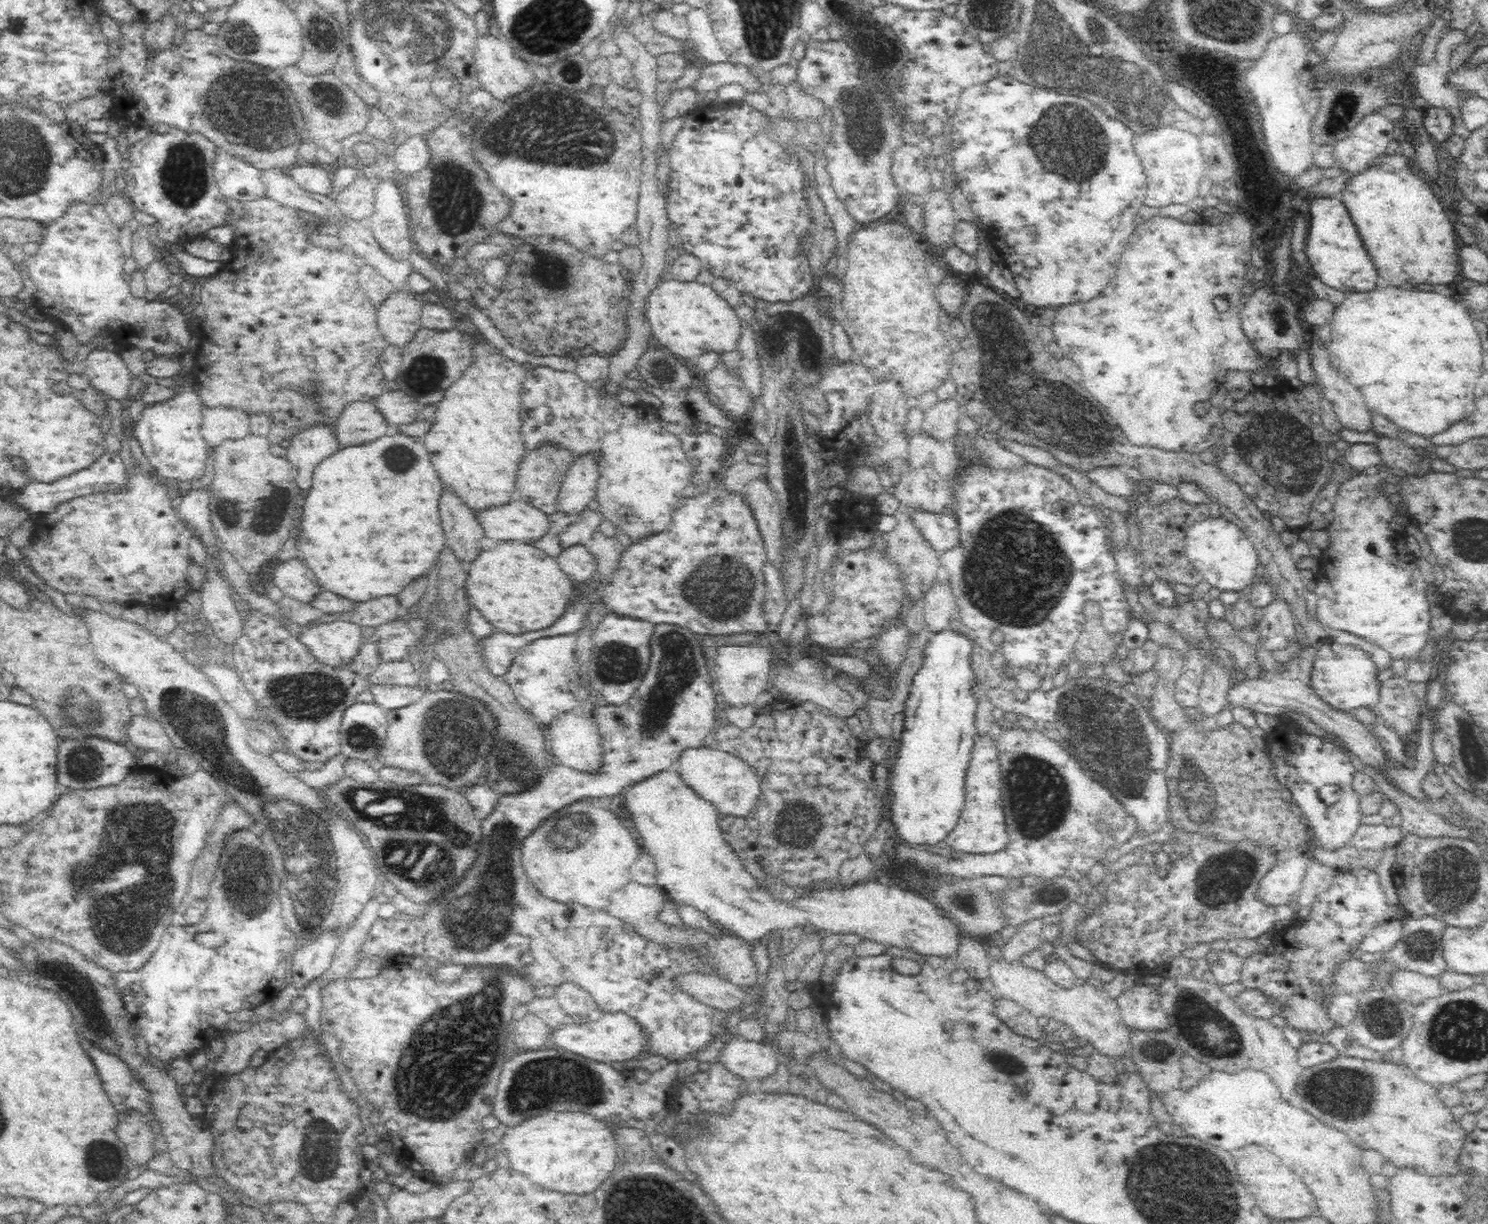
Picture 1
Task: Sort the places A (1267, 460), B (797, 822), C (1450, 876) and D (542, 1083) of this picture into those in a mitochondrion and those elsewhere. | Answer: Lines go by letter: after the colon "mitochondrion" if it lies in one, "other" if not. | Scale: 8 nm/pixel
A: mitochondrion
B: mitochondrion
C: mitochondrion
D: mitochondrion

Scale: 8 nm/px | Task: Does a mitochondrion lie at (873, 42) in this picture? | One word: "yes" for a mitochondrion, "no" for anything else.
yes

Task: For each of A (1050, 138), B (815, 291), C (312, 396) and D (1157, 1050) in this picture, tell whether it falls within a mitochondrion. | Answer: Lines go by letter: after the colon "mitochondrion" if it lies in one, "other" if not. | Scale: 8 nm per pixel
A: mitochondrion
B: other
C: mitochondrion
D: mitochondrion

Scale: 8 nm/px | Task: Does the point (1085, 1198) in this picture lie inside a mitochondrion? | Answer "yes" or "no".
no

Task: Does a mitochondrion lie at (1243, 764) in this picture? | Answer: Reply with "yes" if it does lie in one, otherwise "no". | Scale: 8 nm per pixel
no

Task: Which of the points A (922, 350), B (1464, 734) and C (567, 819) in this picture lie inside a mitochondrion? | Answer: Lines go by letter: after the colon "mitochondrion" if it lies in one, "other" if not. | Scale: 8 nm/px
A: other
B: mitochondrion
C: mitochondrion

